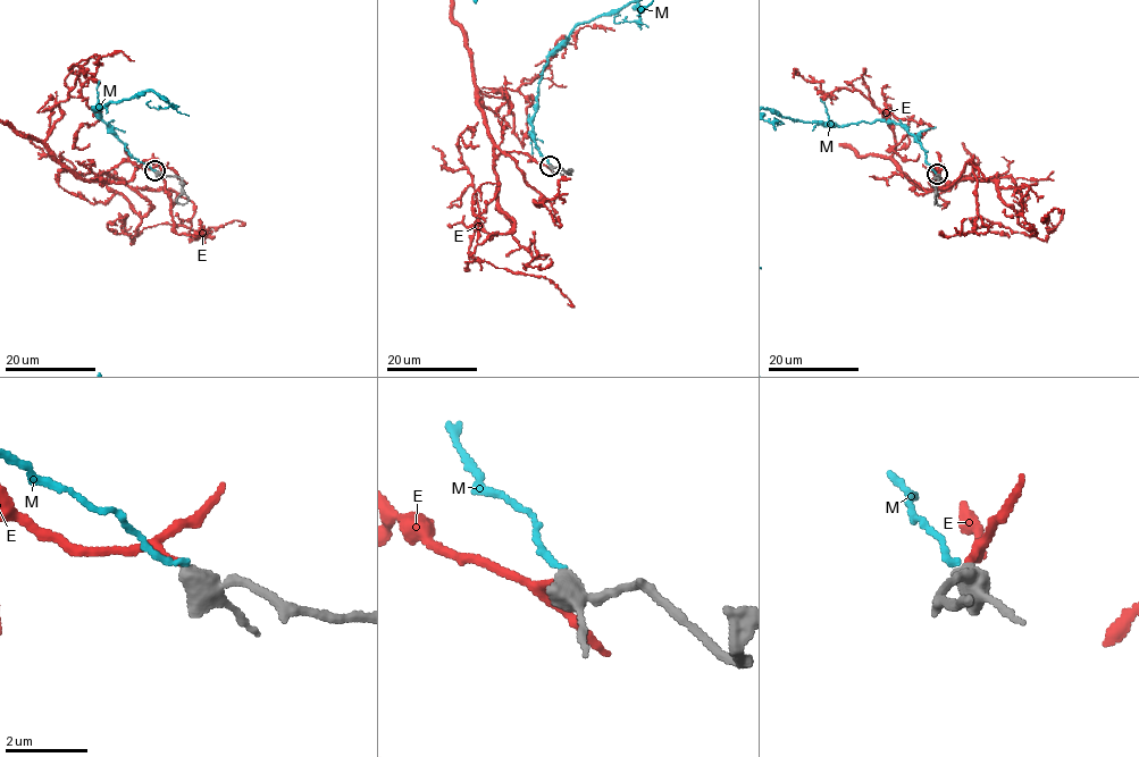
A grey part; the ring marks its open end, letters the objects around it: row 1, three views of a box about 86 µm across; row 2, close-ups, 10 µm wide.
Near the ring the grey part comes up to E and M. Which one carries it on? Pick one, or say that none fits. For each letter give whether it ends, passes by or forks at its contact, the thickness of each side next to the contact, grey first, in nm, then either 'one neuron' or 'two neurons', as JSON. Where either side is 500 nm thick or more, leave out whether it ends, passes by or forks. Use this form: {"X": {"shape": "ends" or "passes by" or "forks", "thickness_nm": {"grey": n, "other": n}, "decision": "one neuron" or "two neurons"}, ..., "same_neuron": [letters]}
{"E": {"shape": "passes by", "thickness_nm": {"grey": 420, "other": 140}, "decision": "one neuron"}, "M": {"shape": "ends", "thickness_nm": {"grey": 400, "other": 130}, "decision": "two neurons"}, "same_neuron": ["E"]}

